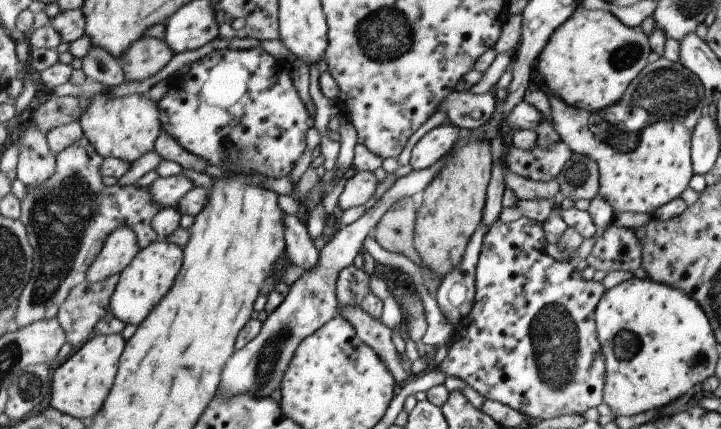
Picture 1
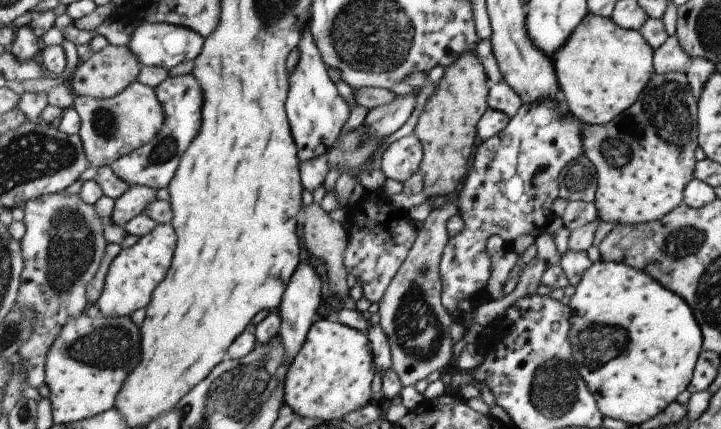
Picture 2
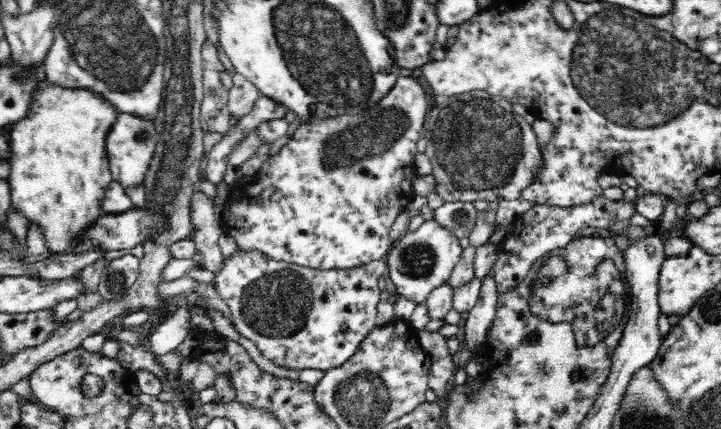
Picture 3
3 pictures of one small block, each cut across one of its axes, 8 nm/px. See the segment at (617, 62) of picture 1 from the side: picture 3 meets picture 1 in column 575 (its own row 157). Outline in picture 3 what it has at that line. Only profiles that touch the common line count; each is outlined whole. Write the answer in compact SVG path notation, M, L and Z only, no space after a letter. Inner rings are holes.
M42 84L30 115L9 128L12 147L10 175L6 179L11 191L12 209L32 224L40 227L52 256L75 255L92 244L91 232L104 216L104 197L113 180L108 157L104 150L104 136L118 112L92 91Z

